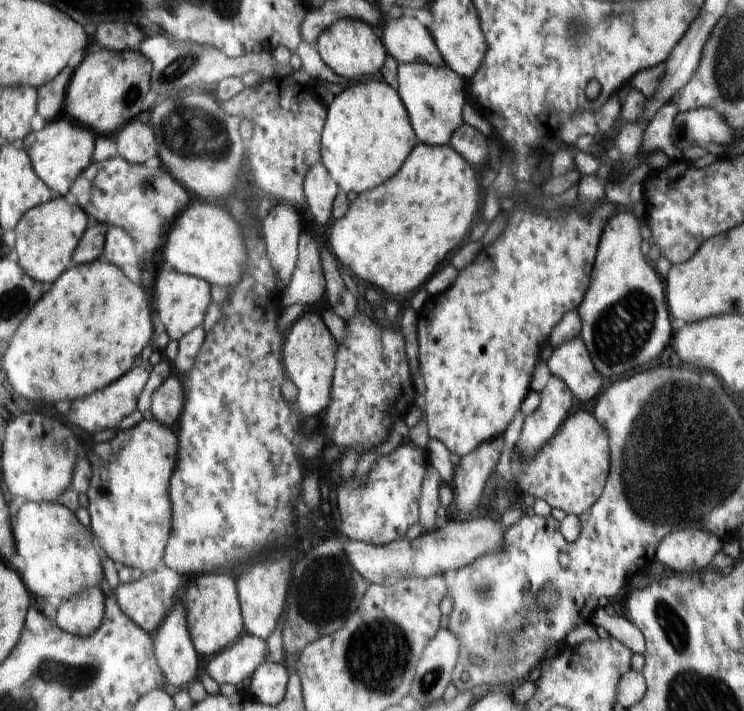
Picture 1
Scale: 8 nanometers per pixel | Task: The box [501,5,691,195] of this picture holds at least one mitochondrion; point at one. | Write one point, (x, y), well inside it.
(581, 34)

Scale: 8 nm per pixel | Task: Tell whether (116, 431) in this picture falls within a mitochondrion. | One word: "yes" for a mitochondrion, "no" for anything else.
no

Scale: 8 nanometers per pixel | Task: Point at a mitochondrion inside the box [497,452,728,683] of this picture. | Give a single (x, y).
(677, 632)

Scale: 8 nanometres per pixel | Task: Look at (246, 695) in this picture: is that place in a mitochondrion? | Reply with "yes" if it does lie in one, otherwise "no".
no

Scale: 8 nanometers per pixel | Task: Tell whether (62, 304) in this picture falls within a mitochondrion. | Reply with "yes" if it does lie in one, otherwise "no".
no

